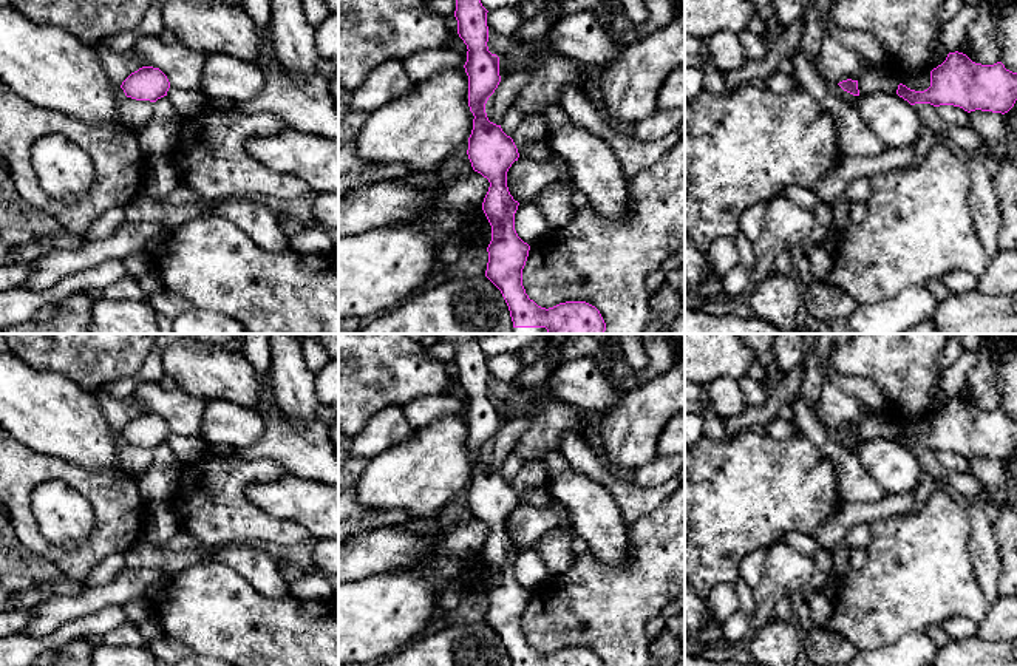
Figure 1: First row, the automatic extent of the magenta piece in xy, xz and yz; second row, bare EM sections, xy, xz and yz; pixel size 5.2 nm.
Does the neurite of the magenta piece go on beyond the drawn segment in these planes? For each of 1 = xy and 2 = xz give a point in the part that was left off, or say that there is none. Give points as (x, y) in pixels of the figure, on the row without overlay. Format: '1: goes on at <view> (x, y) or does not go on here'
1: does not go on here
2: does not go on here

